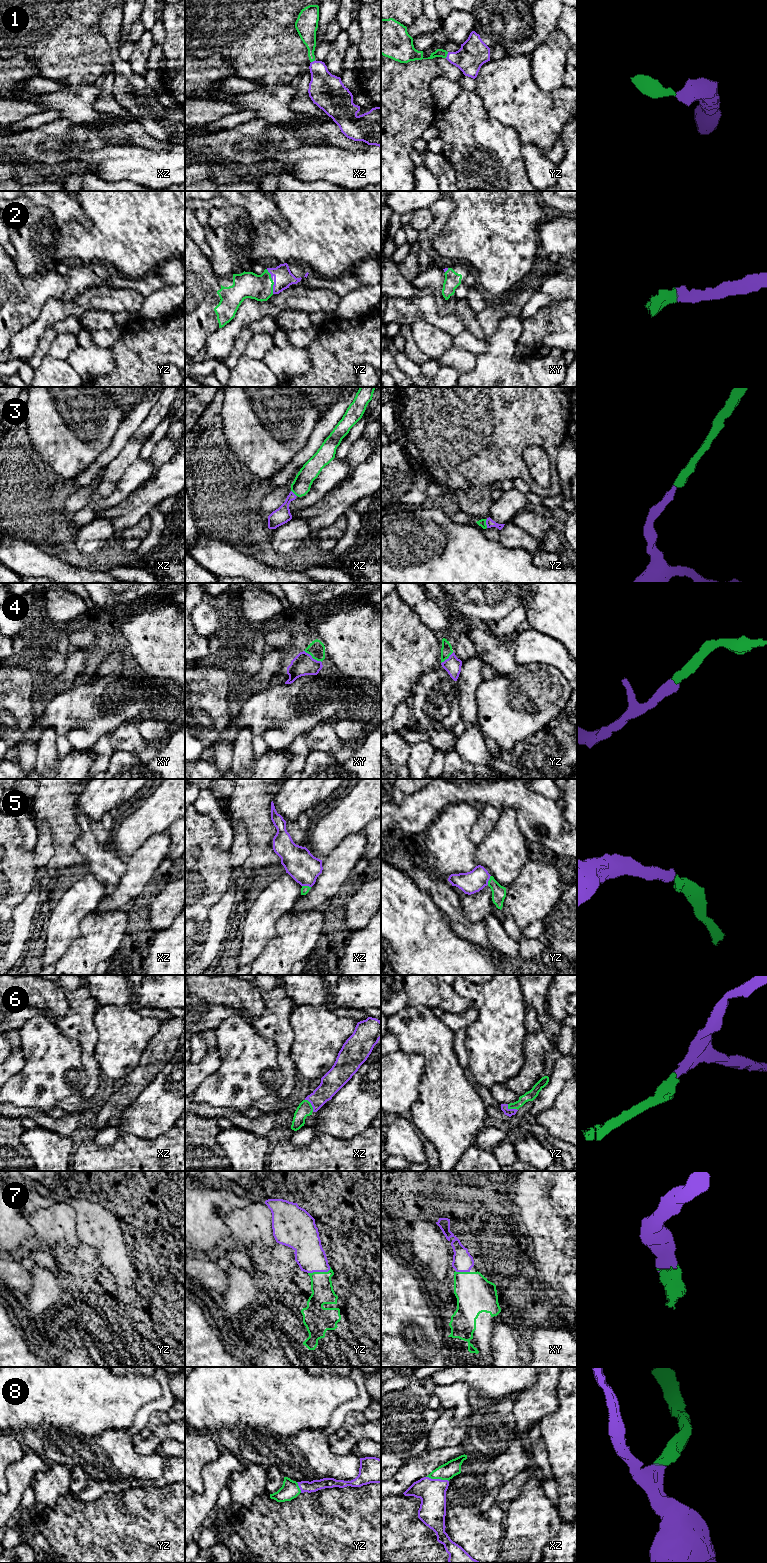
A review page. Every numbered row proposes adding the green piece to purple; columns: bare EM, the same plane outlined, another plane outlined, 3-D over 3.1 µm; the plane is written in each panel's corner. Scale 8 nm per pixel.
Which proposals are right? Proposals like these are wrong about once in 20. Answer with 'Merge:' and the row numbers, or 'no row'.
Merge: 1, 2, 3, 4, 5, 6, 7, 8

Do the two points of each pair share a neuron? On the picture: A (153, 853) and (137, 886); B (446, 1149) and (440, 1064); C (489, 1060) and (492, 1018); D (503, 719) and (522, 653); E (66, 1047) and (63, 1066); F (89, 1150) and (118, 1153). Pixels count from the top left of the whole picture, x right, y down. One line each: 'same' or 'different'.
A: same
B: same
C: same
D: different
E: same
F: same

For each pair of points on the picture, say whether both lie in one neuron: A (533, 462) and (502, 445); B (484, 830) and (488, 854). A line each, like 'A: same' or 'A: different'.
A: different
B: different

